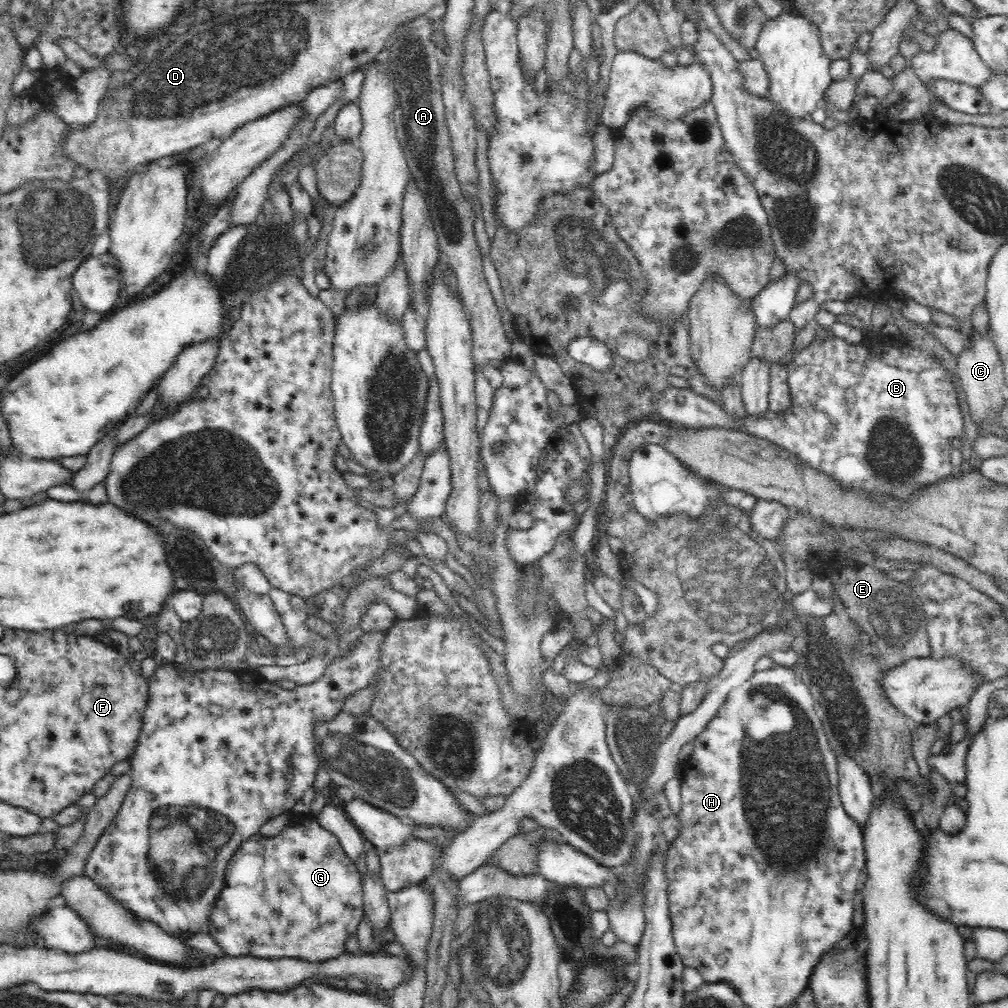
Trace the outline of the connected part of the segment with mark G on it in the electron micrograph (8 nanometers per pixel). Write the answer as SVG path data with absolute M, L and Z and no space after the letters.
M311 813L293 814L291 824L280 835L266 837L256 834L232 855L208 930L226 955L299 958L320 964L345 954L346 940L357 932L364 916L362 878L339 839L322 827L317 818Z

